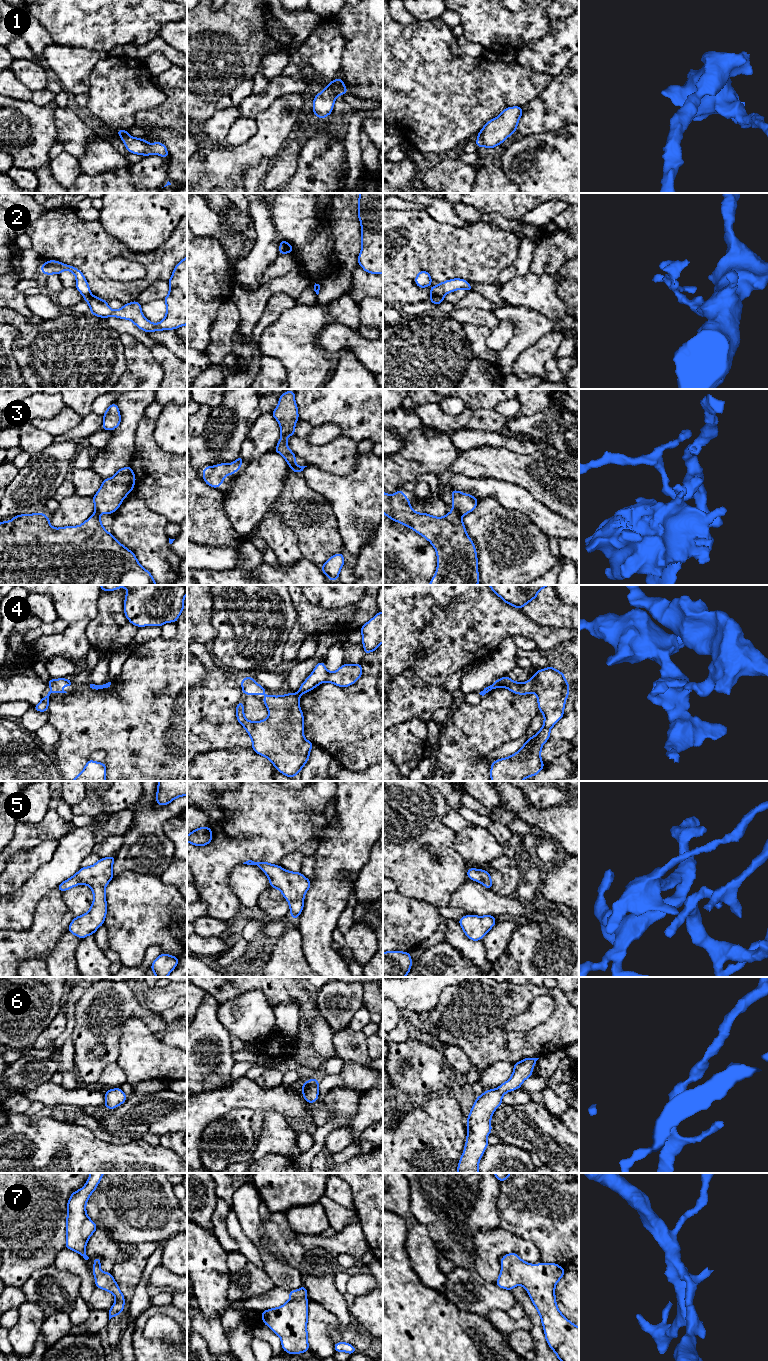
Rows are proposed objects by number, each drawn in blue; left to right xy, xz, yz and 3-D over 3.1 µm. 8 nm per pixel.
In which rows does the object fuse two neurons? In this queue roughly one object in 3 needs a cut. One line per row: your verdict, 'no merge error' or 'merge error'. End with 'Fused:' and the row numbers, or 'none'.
1: no merge error
2: merge error
3: merge error
4: merge error
5: no merge error
6: no merge error
7: no merge error
Fused: 2, 3, 4

